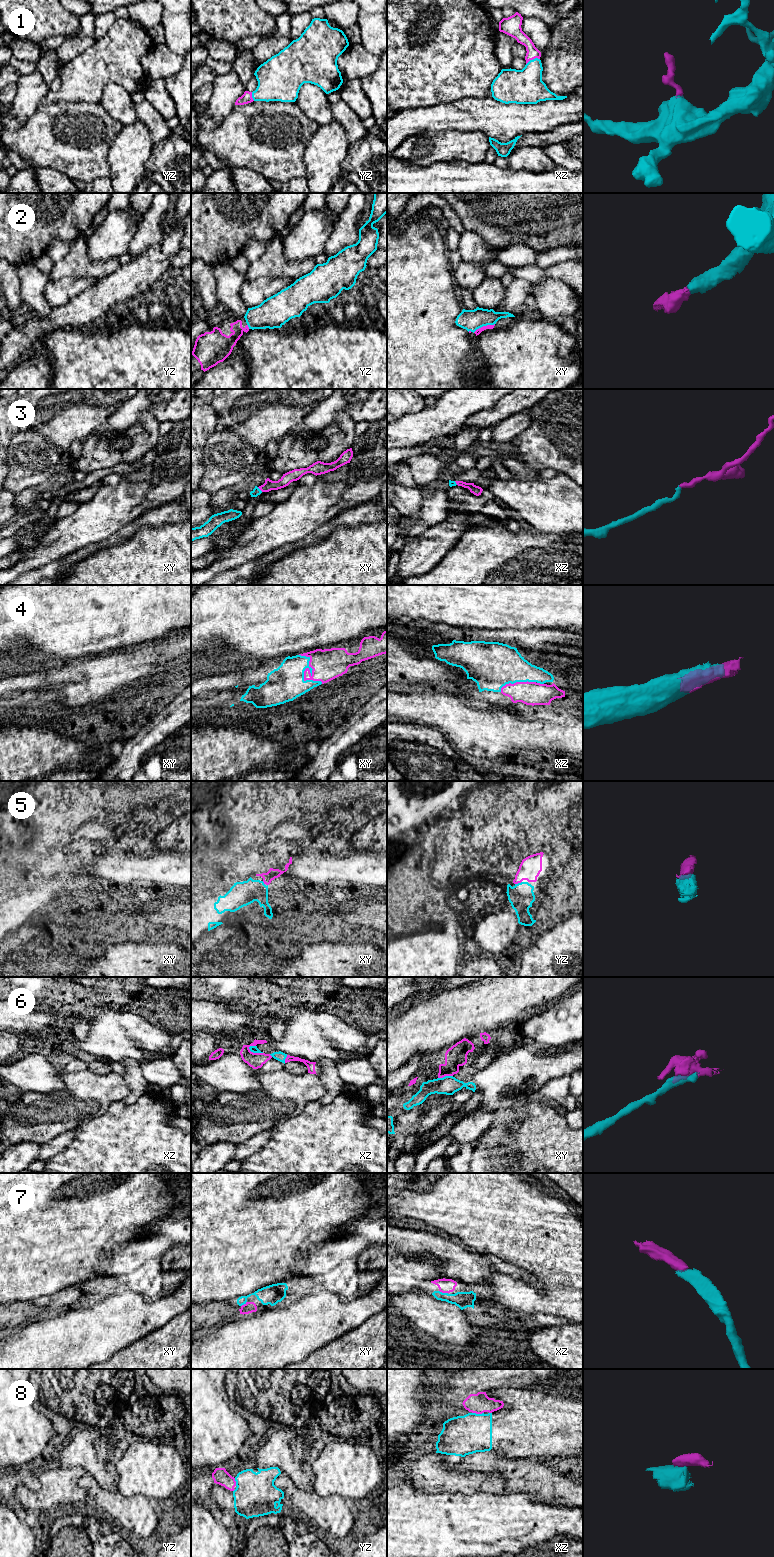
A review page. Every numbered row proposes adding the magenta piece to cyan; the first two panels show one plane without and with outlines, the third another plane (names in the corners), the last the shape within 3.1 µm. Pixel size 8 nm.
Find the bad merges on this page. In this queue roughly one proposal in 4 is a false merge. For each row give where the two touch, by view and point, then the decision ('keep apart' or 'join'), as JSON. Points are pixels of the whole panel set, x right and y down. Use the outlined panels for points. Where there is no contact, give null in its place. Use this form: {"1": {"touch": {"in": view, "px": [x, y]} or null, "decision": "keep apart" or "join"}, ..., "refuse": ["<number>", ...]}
{"1": {"touch": {"in": "xz", "px": [533, 59]}, "decision": "join"}, "2": {"touch": {"in": "xy", "px": [483, 325]}, "decision": "join"}, "3": {"touch": {"in": "xy", "px": [259, 489]}, "decision": "join"}, "4": {"touch": {"in": "xy", "px": [303, 673]}, "decision": "join"}, "5": {"touch": {"in": "yz", "px": [518, 883]}, "decision": "join"}, "6": {"touch": {"in": "xz", "px": [255, 1052]}, "decision": "join"}, "7": {"touch": {"in": "xz", "px": [443, 1293]}, "decision": "join"}, "8": {"touch": {"in": "xz", "px": [478, 1414]}, "decision": "keep apart"}, "refuse": ["8"]}

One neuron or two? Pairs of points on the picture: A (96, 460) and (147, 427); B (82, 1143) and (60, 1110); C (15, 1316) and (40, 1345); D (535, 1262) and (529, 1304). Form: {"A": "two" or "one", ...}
{"A": "one", "B": "two", "C": "two", "D": "one"}

